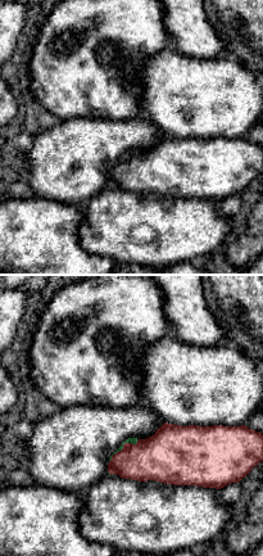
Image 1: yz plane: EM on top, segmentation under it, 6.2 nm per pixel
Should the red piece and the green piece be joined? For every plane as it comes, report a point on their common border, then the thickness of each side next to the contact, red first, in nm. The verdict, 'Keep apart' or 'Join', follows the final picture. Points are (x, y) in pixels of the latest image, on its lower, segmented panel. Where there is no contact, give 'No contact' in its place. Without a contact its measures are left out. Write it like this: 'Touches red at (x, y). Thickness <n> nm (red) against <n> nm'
Touches red at (123, 447). Thickness 300 nm (red) against 50 nm

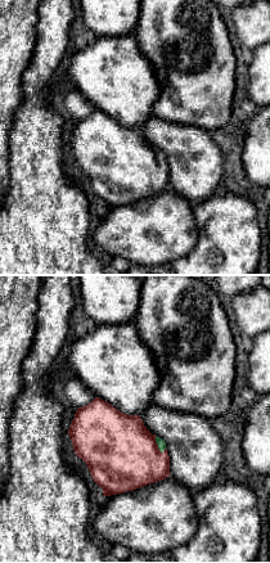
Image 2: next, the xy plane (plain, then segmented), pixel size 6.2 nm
Touches red at (157, 445). Thickness 460 nm (red) against 50 nm

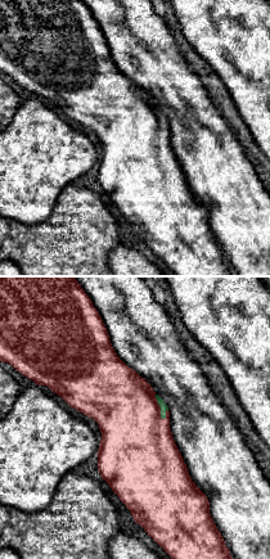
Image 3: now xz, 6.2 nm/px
Touches red at (160, 408). Thickness 420 nm (red) against 50 nm

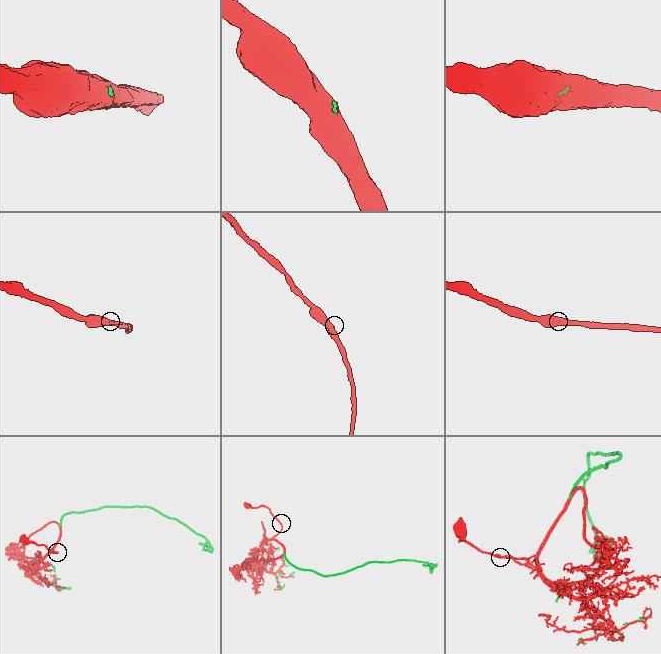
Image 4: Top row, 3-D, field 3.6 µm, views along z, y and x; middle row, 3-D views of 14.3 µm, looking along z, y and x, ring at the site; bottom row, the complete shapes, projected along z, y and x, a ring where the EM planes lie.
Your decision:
Join

